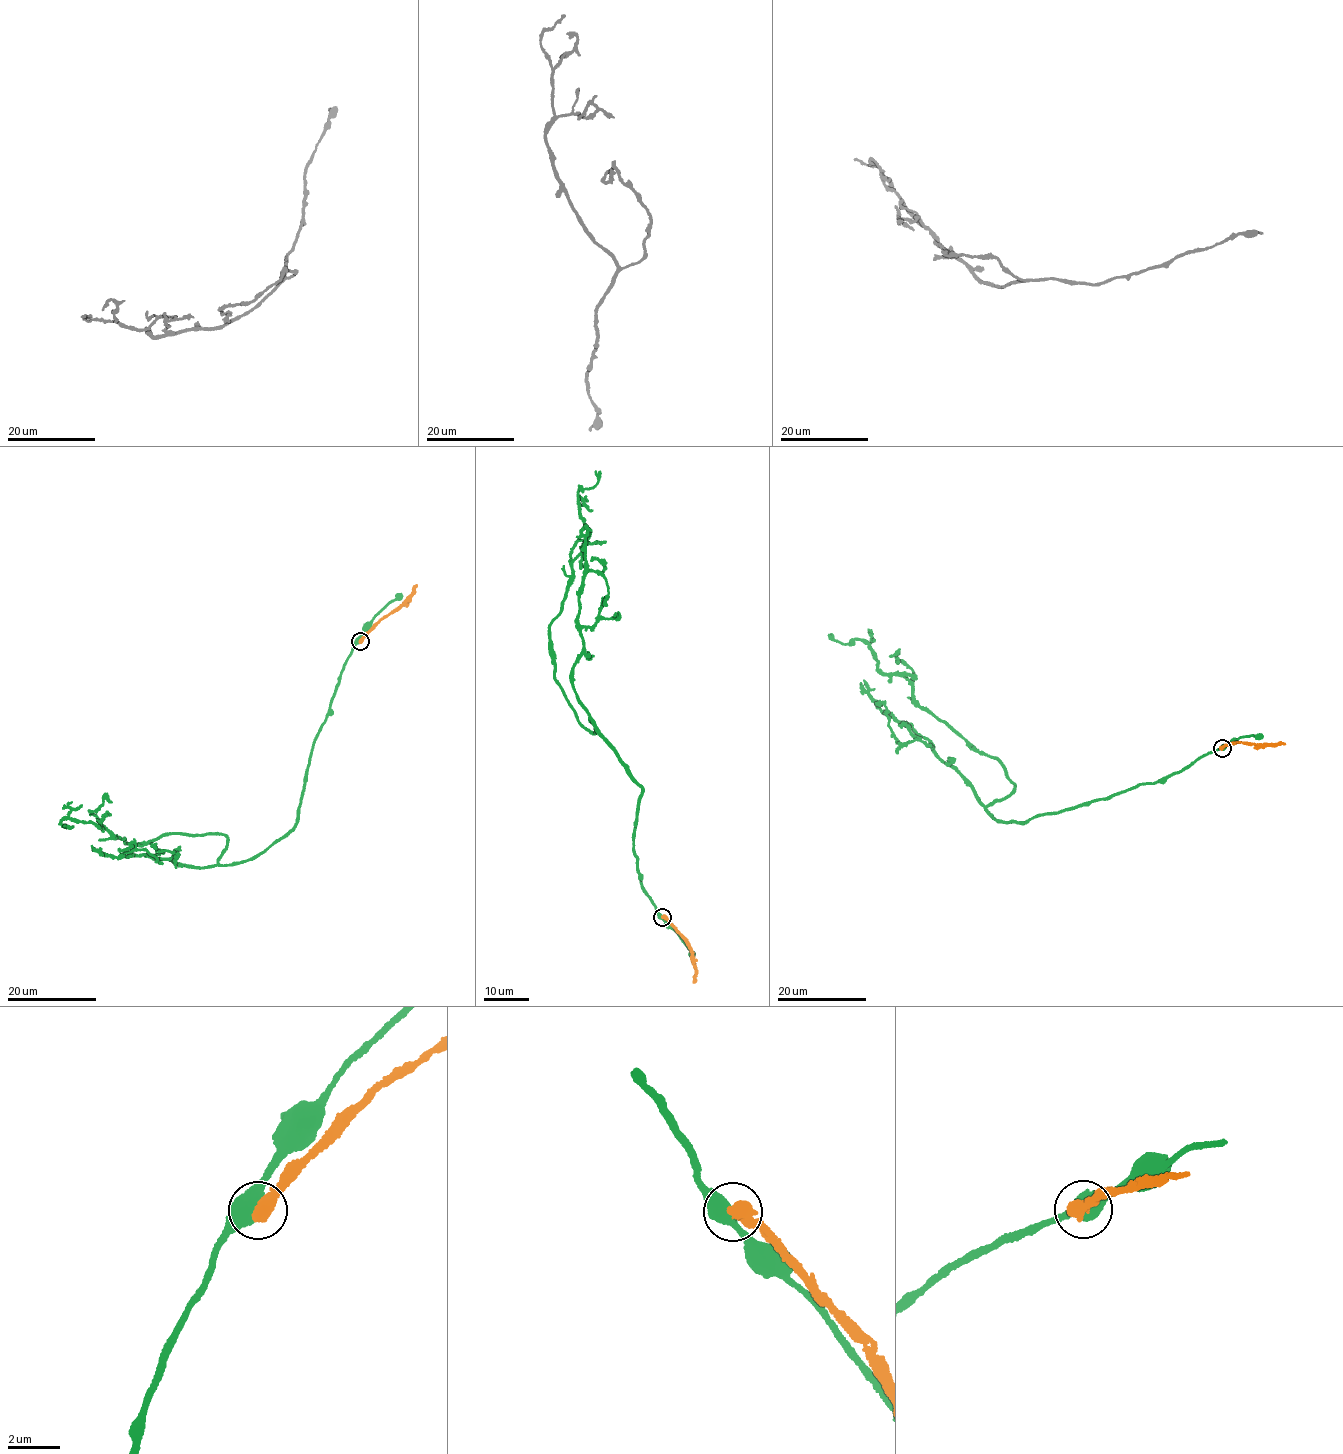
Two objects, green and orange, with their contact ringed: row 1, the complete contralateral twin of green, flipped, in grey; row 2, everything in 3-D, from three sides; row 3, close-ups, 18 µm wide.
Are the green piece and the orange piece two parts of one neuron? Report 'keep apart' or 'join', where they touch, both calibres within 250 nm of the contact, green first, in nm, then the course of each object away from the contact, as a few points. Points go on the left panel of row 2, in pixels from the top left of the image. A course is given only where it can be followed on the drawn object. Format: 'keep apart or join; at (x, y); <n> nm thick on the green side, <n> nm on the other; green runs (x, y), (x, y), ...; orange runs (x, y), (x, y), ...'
keep apart; at (360, 641); 550 nm thick on the green side, 550 nm on the other; green runs (360, 641), (313, 743), (297, 820), (264, 851), (219, 864), (225, 835), (142, 846), (101, 821), (63, 825); orange runs (360, 641), (415, 591), (416, 584)

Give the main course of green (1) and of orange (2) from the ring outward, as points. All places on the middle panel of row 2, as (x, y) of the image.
1: (662, 917), (633, 849), (642, 789), (554, 676), (549, 628), (590, 533), (578, 489), (597, 483), (595, 471)
2: (662, 916), (691, 949), (694, 982)

